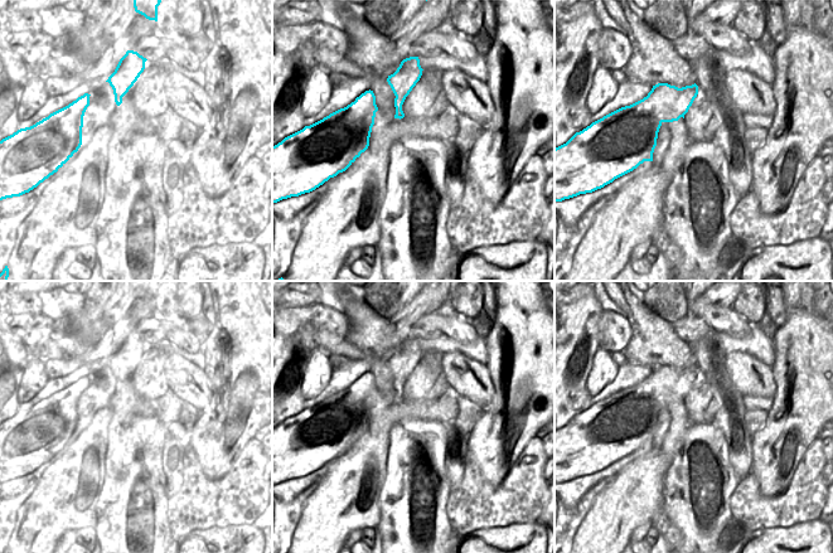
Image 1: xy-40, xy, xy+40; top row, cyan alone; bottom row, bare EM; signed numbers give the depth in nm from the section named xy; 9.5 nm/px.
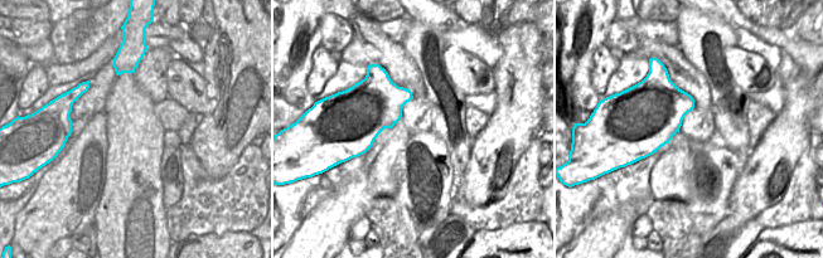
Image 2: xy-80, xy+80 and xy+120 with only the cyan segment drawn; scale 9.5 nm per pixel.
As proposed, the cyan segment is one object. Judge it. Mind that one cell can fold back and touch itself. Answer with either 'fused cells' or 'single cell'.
single cell

